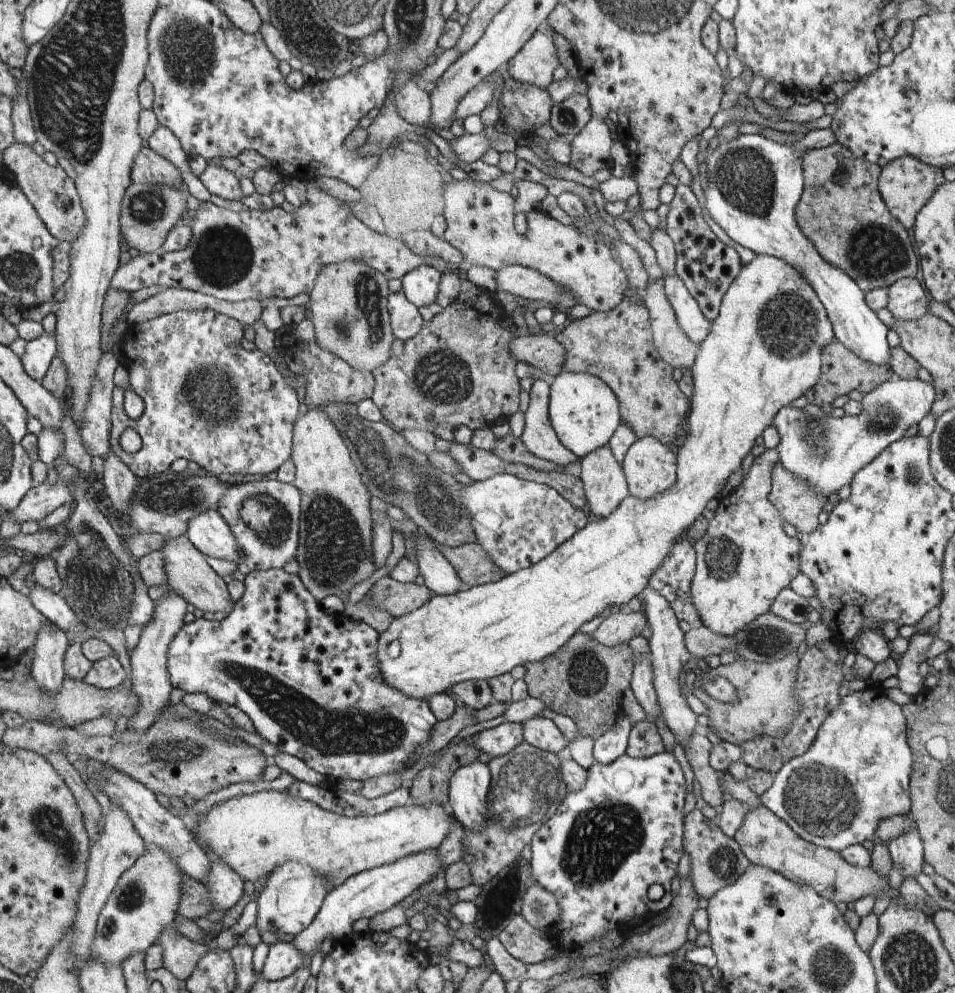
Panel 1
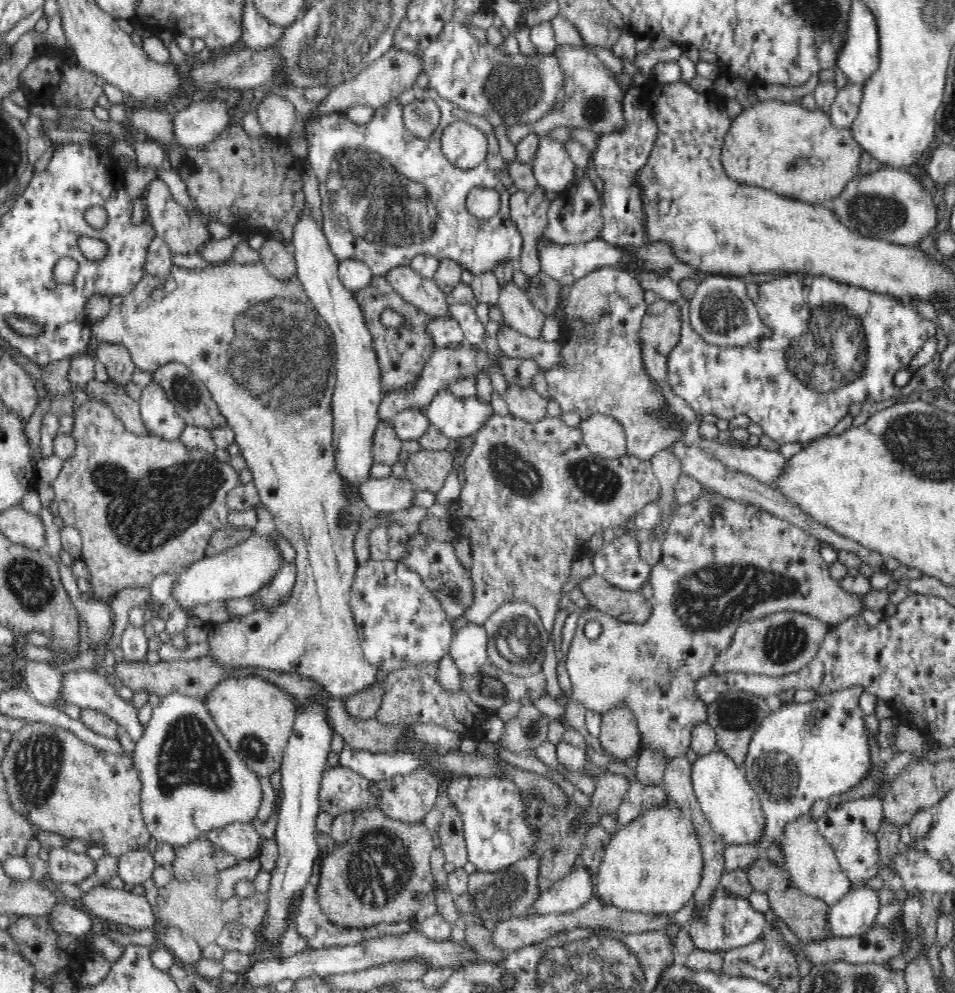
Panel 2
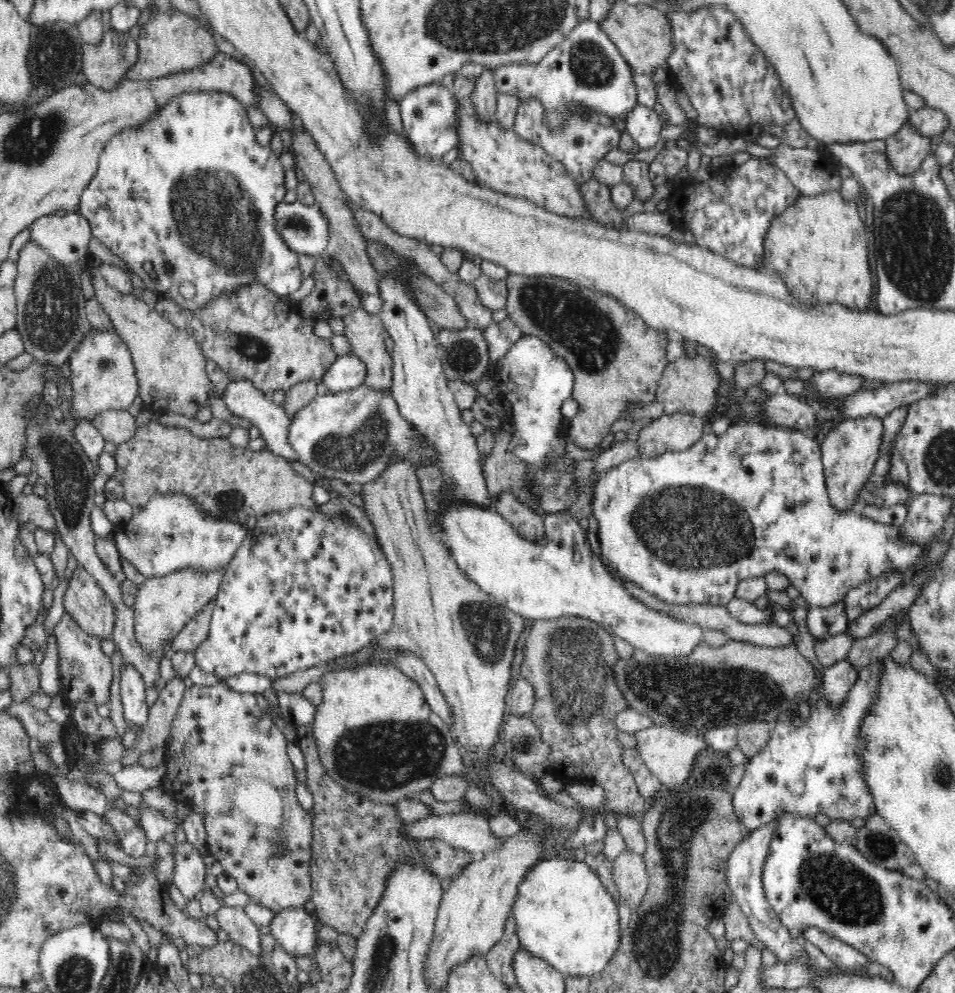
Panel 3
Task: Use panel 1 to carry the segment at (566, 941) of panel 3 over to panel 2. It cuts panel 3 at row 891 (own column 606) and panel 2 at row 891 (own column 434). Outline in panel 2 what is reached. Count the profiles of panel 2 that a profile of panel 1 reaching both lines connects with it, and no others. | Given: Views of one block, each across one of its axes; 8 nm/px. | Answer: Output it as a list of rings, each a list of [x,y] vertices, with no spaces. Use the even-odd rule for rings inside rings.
[[[668,798],[664,806],[656,806],[638,816],[626,825],[619,825],[605,848],[598,874],[594,878],[594,891],[604,904],[617,906],[630,912],[650,913],[651,915],[674,915],[686,902],[693,900],[694,892],[701,883],[704,860],[696,827],[686,816],[677,801]]]

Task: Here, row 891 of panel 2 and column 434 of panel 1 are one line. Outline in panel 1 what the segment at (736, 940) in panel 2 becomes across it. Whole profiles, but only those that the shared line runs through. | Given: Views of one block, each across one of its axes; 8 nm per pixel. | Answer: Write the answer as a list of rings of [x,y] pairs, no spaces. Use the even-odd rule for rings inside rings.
[[[270,568],[268,570],[252,570],[246,574],[244,579],[245,591],[238,604],[234,606],[232,614],[226,616],[222,621],[206,620],[198,618],[194,622],[184,624],[170,642],[167,650],[167,666],[170,675],[170,684],[173,688],[179,688],[185,693],[202,692],[212,698],[214,703],[238,706],[243,710],[255,725],[255,730],[263,739],[270,741],[279,752],[286,753],[302,759],[312,770],[323,774],[325,777],[333,776],[338,780],[361,780],[390,774],[390,772],[401,772],[413,764],[412,754],[416,754],[416,748],[428,742],[432,736],[432,730],[438,719],[430,708],[430,703],[420,698],[404,696],[400,690],[388,686],[384,682],[380,672],[379,646],[380,632],[376,632],[369,624],[354,622],[348,616],[328,616],[322,609],[311,591],[304,586],[299,575],[290,574],[283,568]]]

